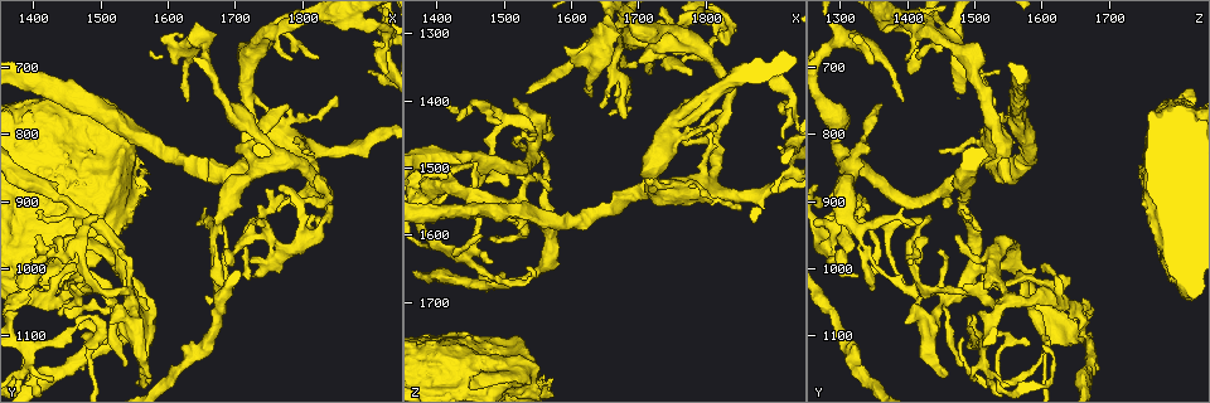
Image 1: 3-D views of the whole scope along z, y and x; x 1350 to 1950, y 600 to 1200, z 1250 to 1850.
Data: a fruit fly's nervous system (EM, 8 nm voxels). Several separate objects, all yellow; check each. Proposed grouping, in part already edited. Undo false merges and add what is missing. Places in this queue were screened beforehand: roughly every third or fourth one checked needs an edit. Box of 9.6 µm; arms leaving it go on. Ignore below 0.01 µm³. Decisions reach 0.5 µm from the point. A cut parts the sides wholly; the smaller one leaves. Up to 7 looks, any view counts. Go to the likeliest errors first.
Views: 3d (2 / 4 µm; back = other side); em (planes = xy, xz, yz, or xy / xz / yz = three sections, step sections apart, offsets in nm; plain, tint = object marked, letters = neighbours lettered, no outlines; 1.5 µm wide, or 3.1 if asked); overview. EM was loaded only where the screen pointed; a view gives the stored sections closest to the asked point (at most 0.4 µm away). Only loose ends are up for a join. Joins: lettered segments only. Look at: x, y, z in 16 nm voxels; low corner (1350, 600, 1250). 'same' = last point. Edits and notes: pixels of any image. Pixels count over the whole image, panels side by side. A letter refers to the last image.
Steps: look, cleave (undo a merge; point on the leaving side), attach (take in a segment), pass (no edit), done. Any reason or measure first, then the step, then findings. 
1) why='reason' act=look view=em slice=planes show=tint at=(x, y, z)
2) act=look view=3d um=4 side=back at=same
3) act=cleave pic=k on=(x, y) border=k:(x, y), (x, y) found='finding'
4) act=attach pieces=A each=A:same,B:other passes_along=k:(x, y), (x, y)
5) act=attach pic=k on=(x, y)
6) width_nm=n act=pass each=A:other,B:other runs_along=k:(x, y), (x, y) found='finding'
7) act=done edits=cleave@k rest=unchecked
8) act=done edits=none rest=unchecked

why='an open end' act=look view=em slice=planes show=letters at=(1725, 1010, 1325)

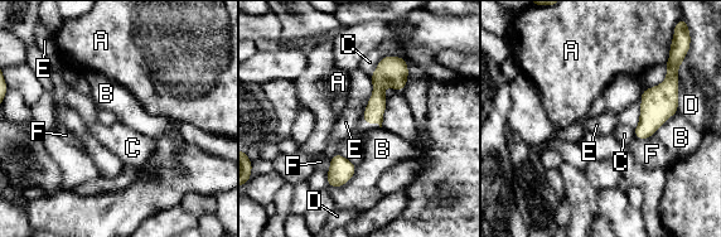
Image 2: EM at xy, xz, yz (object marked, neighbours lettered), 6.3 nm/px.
longest_contact=E:280nm act=pass each=A:other,B:other,C:other,D:other,E:other,F:other border=2:(369, 76), (372, 95), (361, 117) found='none of them fits'

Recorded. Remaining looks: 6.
why='touches itself' act=look view=3d um=2 side=back at=(1785, 900, 1335)

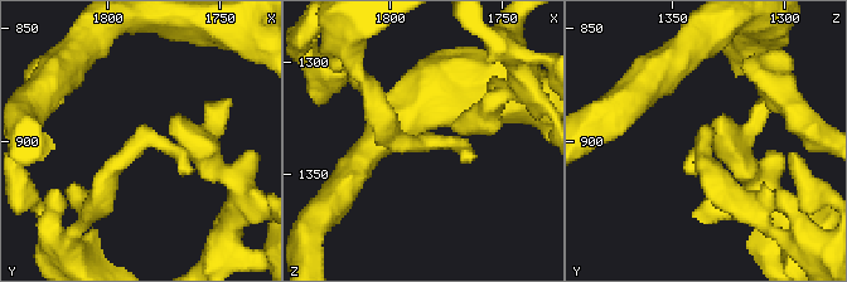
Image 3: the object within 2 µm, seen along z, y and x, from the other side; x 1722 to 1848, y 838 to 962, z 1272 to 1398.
act=look view=em slice=xz step=8 show=tint at=(1783, 900, 1336)

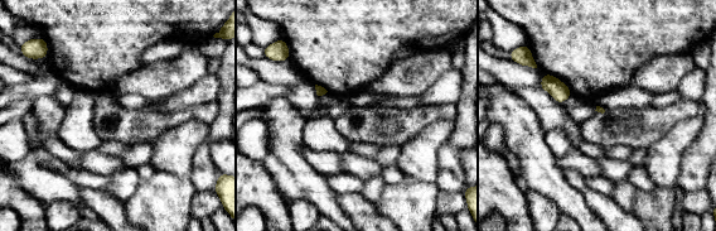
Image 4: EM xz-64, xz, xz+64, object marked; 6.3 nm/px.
act=look view=em slice=planes show=letters at=same

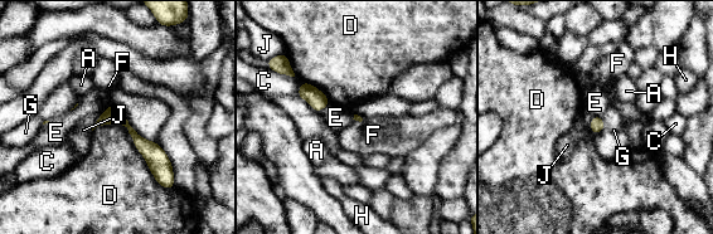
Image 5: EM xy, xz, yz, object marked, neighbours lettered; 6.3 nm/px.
act=pass each=A:other,C:other,D:other,E:other,F:other,G:other,H:other,J:other runs_along=5:(111, 108), (158, 160), (160, 180) found='one neuron here'

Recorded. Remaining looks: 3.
why='an open end' act=look view=em slice=xy step=8 show=letters at=(1475, 1100, 1520)

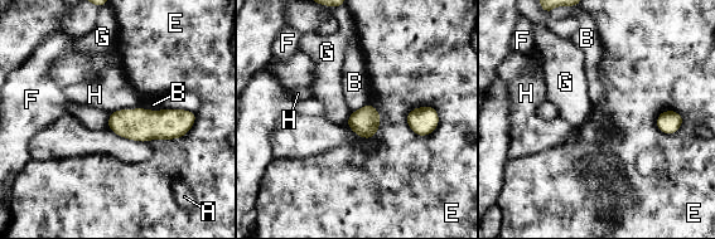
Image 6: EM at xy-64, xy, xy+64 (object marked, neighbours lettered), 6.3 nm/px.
act=pass each=A:other,B:other,E:other,F:other,G:other,H:other border=6:(139, 107), (162, 110) found='no lettered segment goes on from it'

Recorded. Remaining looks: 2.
act=done edits=none rest=unchecked

